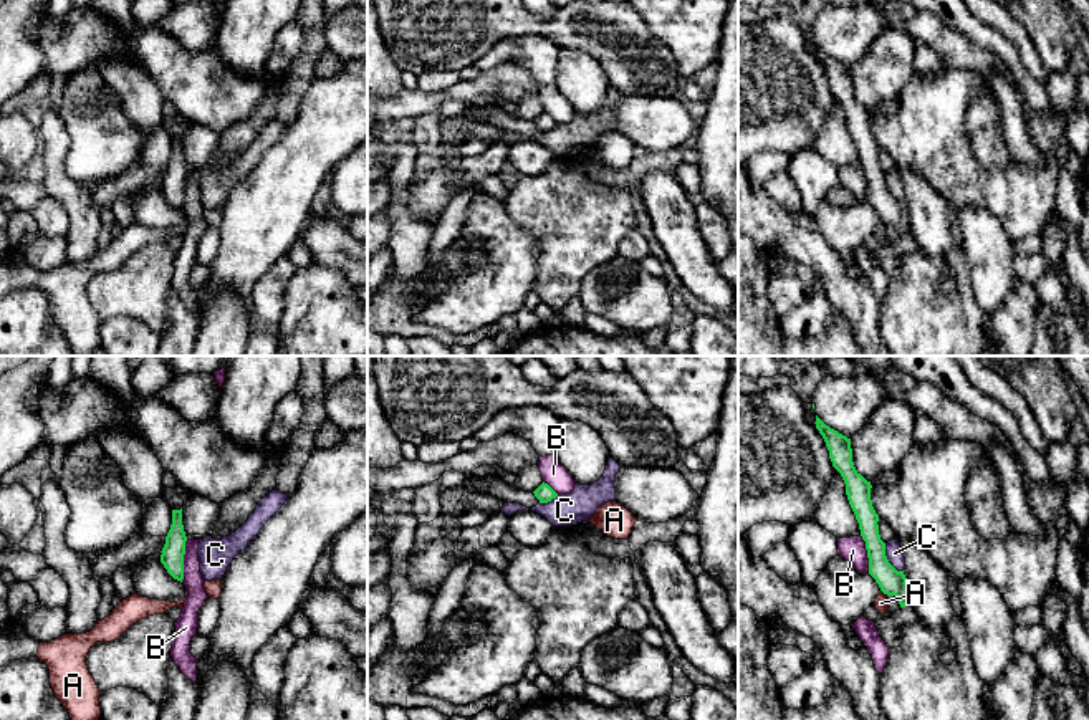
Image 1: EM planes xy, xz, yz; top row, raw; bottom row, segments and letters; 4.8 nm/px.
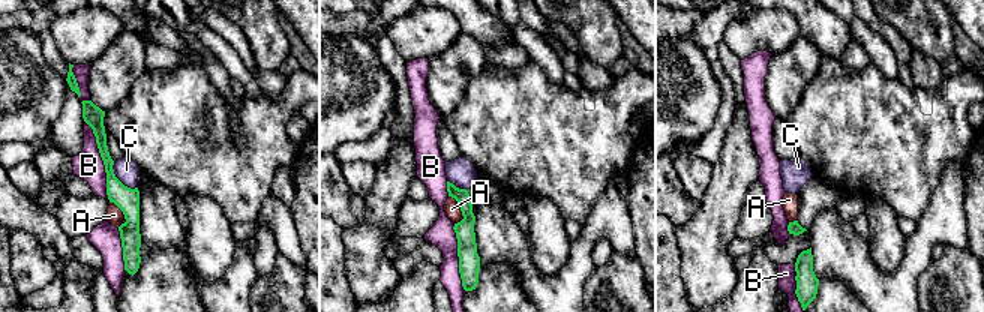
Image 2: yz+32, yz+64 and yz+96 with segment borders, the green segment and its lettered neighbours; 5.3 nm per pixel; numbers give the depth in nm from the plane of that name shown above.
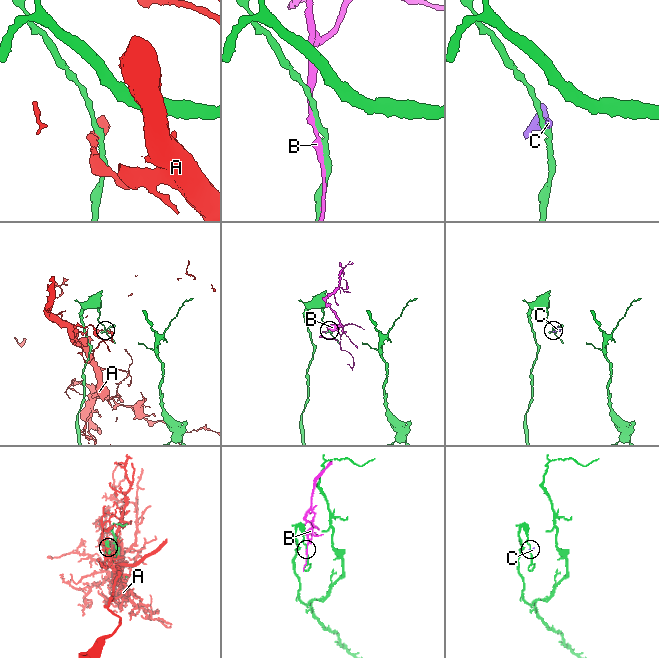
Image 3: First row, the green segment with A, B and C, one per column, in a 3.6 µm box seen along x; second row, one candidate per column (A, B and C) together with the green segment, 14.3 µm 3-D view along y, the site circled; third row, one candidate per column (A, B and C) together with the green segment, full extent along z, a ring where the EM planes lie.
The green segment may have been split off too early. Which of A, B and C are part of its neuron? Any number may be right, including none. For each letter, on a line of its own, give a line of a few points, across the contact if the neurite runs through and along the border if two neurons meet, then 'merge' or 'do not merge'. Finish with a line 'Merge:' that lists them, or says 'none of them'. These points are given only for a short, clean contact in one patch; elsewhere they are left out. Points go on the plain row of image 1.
A: line yz (882, 220), (887, 224); do not merge
B: do not merge
C: line yz (884, 172), (887, 189), (902, 201); do not merge
Merge: none of them

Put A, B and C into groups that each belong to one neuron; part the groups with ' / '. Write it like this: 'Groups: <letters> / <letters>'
Groups: A / B / C

